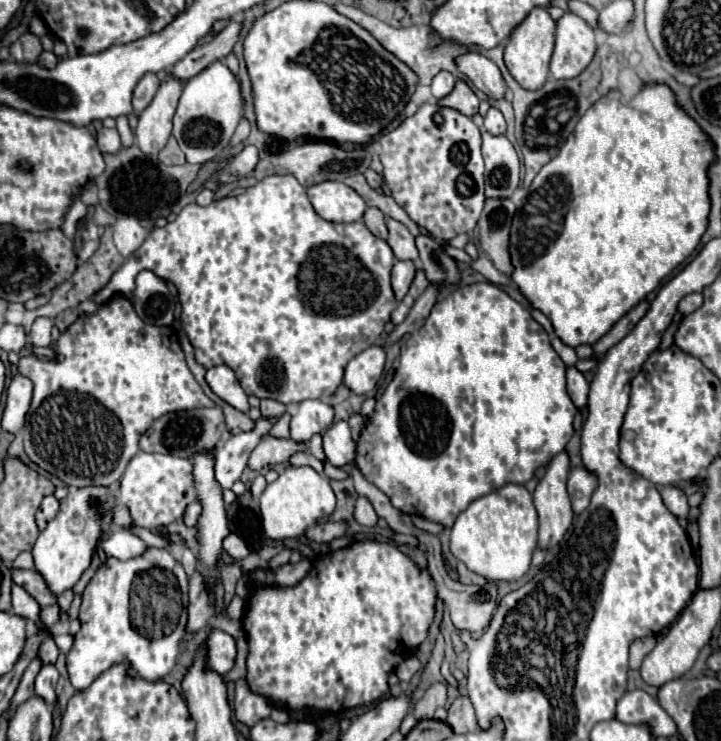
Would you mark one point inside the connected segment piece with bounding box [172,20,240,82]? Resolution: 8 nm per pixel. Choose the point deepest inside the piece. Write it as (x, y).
(218, 47)

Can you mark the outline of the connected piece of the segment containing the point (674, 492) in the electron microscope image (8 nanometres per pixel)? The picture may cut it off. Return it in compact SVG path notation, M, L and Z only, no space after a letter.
M662 486L660 494L664 498L664 504L668 506L668 510L672 514L676 514L676 518L686 518L688 516L688 496L684 494L684 490Z

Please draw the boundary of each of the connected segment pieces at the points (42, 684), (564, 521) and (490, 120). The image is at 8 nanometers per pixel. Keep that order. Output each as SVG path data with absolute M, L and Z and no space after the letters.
M44 664L42 670L36 676L36 696L44 698L48 702L48 706L56 704L56 684L58 684L58 670L54 664Z
M562 450L550 460L544 478L534 490L534 506L540 516L538 546L544 550L558 544L574 520L570 498L566 492L568 472L570 456Z
M490 108L488 110L488 114L484 116L484 128L492 136L506 134L506 122L504 122L504 116L500 114L500 110L496 110L496 108Z

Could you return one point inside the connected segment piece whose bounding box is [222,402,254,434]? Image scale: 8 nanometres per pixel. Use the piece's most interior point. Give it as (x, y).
(236, 422)

